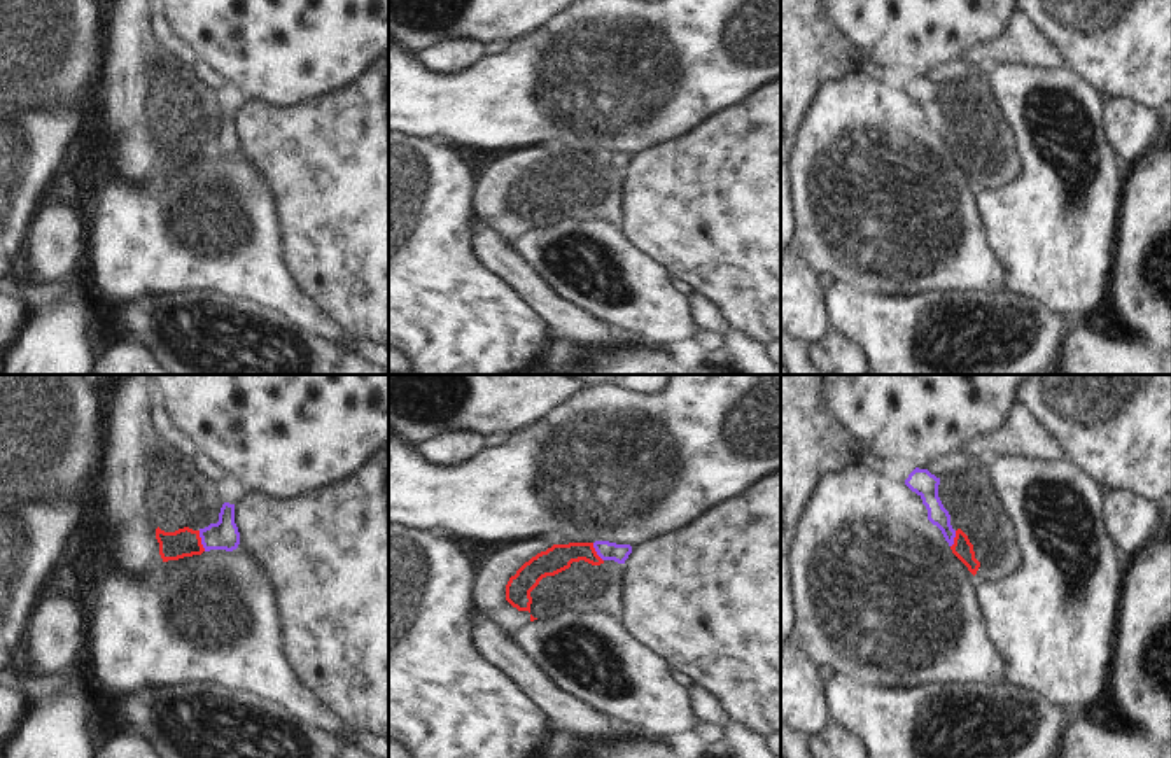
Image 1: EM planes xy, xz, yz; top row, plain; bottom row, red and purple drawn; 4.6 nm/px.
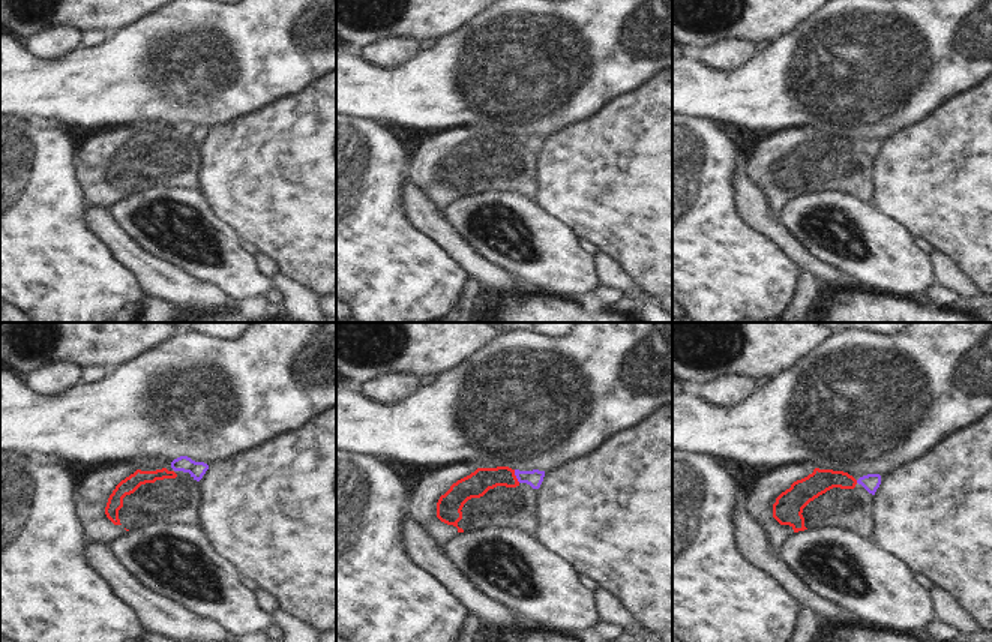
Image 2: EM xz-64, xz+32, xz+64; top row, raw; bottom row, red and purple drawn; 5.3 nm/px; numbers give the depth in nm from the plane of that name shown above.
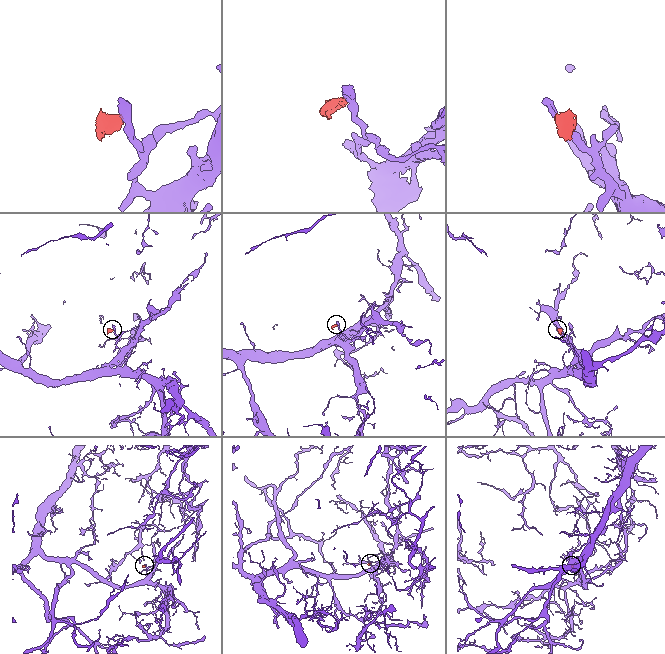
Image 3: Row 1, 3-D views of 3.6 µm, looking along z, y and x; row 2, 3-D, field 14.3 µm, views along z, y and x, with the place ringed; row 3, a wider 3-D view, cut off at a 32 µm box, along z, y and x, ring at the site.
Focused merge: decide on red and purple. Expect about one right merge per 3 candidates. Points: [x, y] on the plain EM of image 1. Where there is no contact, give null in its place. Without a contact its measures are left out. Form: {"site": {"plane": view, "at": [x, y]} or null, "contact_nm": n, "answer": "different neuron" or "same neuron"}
{"site": {"plane": "xy", "at": [200, 149]}, "contact_nm": 100, "answer": "different neuron"}

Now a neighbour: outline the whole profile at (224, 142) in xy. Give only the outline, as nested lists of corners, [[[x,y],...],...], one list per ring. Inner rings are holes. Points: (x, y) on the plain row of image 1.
[[[224,110],[219,121],[219,130],[200,137],[200,145],[205,159],[236,158],[240,152],[240,140],[235,131],[235,112]]]

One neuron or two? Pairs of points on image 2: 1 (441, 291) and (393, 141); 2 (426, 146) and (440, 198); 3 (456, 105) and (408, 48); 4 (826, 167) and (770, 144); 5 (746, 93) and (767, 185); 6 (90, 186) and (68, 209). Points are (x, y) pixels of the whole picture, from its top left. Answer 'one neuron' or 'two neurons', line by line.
1: one neuron
2: one neuron
3: two neurons
4: one neuron
5: two neurons
6: two neurons

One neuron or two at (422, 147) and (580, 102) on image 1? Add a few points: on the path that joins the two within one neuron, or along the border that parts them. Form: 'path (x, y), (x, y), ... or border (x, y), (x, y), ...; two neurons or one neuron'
border (457, 147), (464, 153); two neurons

